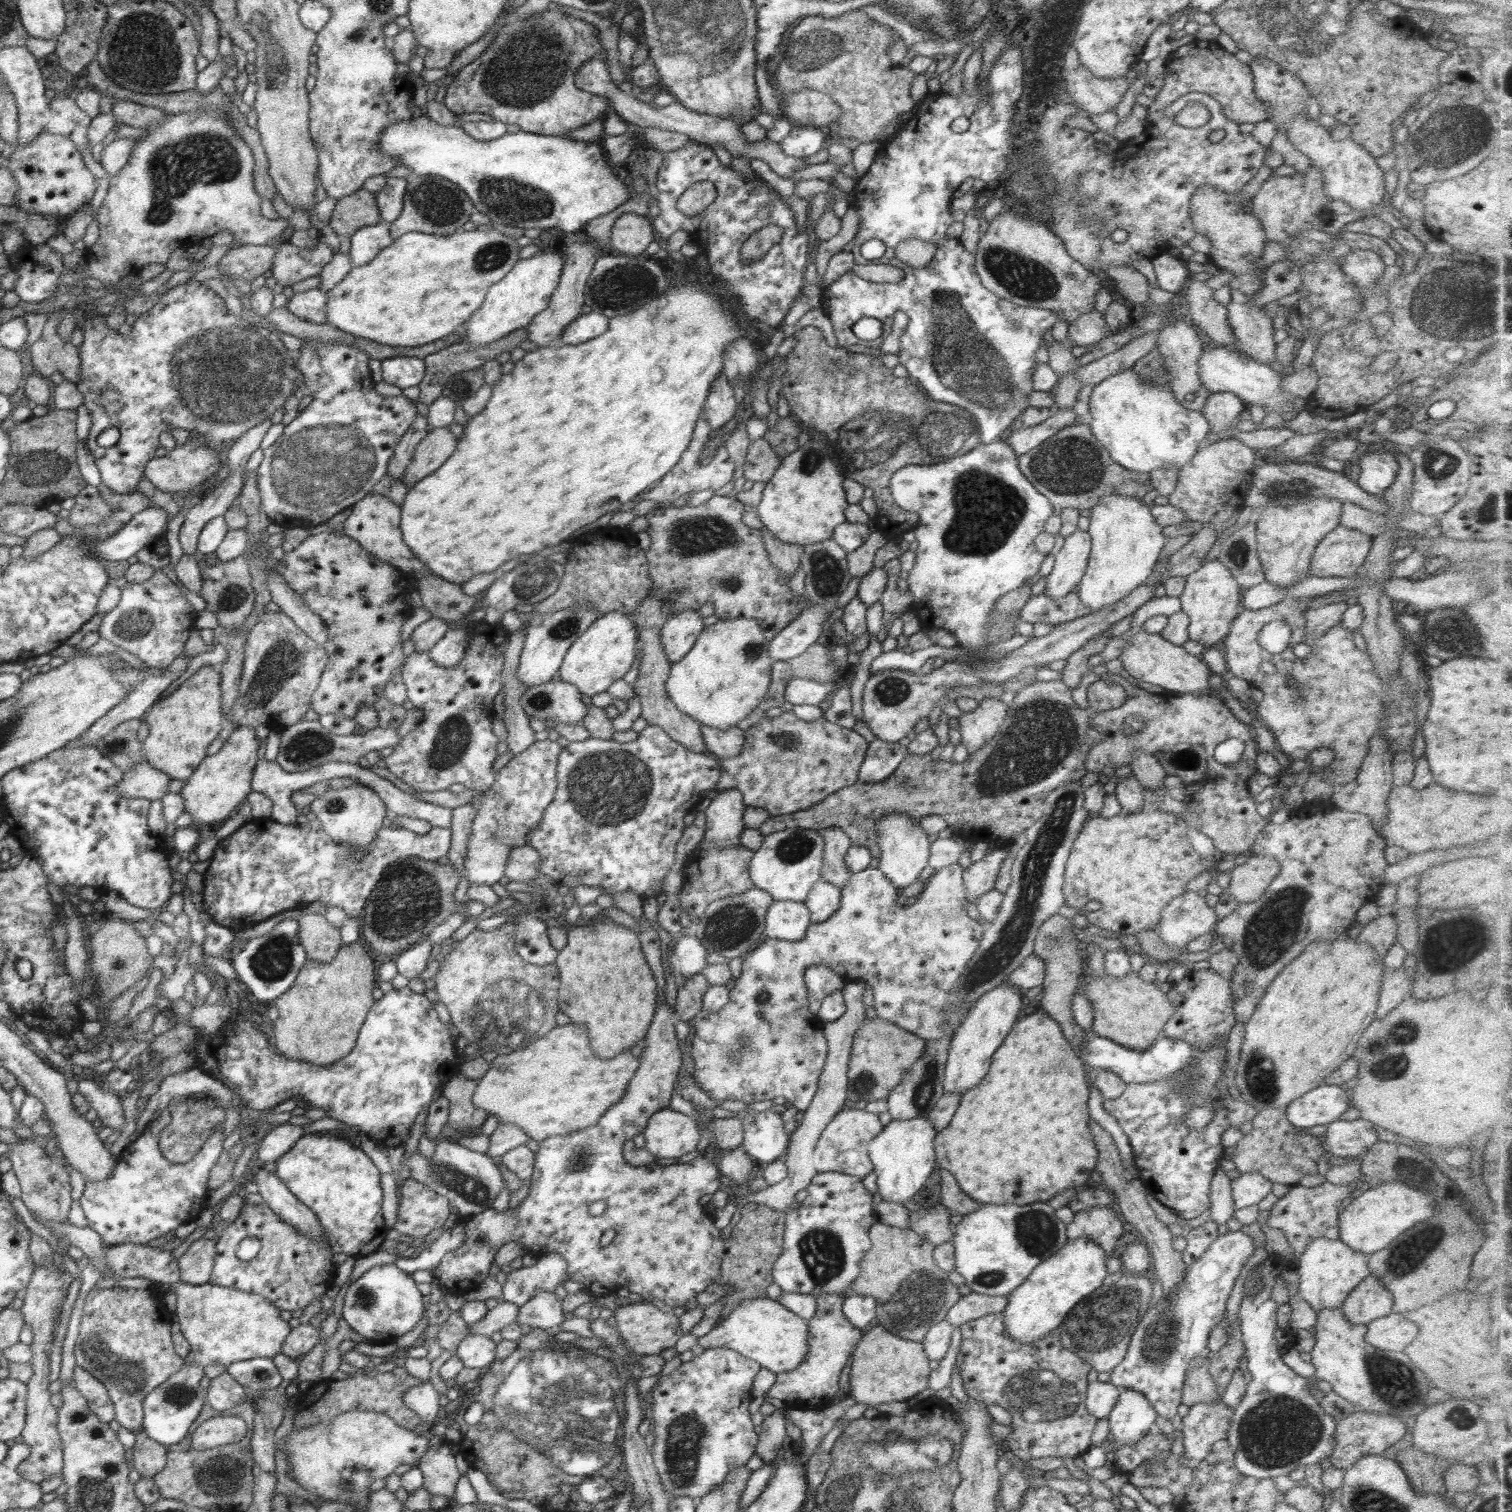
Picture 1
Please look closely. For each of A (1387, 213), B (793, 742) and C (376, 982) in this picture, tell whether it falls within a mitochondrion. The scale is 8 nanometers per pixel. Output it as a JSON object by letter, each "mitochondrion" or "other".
{"A":"other","B":"mitochondrion","C":"other"}

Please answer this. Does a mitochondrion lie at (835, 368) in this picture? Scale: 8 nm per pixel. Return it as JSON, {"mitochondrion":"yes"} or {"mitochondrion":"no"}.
{"mitochondrion":"yes"}

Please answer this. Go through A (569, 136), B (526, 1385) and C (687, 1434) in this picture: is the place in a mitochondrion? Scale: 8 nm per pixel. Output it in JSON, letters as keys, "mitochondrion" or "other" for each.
{"A":"other","B":"mitochondrion","C":"mitochondrion"}

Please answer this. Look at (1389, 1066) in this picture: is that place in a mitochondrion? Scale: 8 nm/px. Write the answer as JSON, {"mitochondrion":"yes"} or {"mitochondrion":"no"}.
{"mitochondrion":"yes"}

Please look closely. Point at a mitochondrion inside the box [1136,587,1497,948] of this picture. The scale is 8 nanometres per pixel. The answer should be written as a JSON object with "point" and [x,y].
{"point":[1450,633]}

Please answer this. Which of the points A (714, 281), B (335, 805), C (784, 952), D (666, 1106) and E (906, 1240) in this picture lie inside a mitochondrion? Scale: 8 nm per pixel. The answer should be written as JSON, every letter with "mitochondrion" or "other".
{"A":"other","B":"mitochondrion","C":"other","D":"other","E":"other"}

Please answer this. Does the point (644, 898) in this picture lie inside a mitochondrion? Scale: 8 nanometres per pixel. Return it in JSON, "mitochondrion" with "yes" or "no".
{"mitochondrion":"no"}

